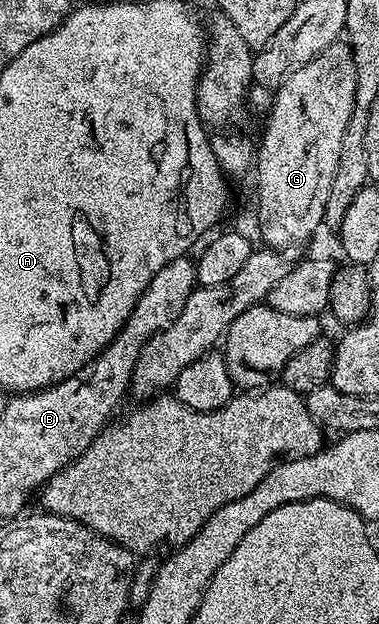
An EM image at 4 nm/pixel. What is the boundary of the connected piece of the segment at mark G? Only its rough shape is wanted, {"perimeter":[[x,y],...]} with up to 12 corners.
{"perimeter":[[348,43],[281,83],[255,152],[264,247],[322,227],[355,102]]}

